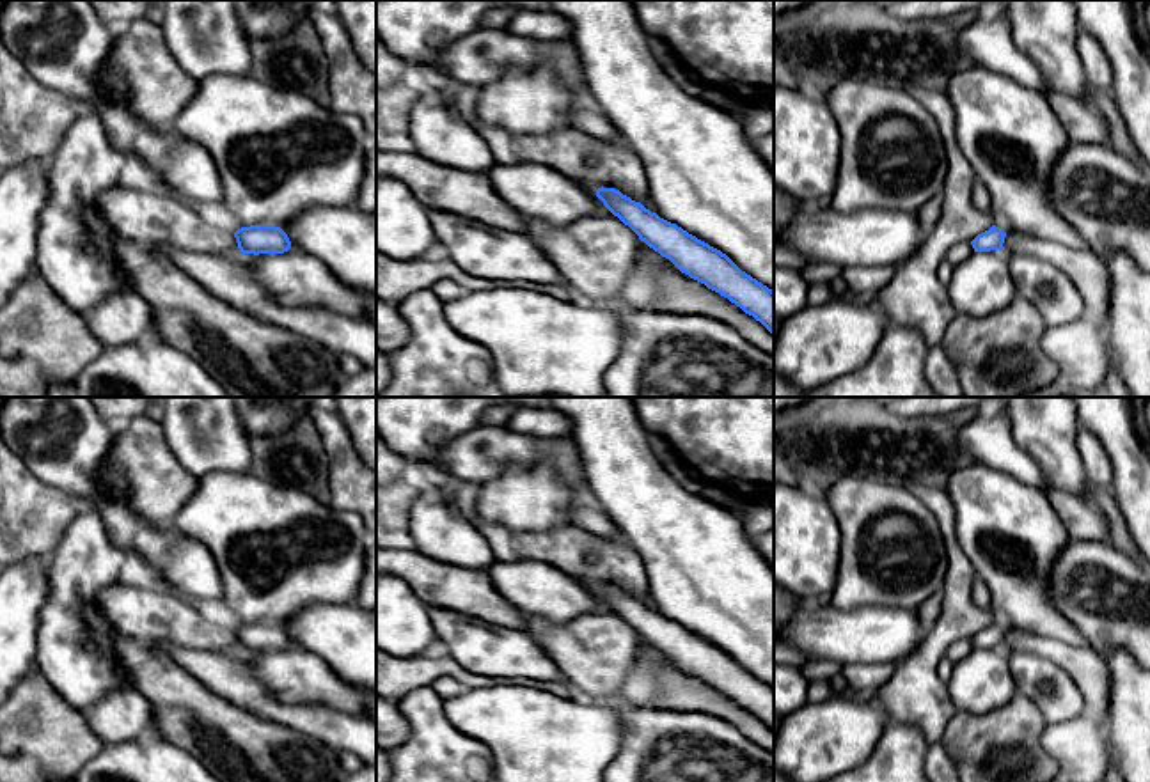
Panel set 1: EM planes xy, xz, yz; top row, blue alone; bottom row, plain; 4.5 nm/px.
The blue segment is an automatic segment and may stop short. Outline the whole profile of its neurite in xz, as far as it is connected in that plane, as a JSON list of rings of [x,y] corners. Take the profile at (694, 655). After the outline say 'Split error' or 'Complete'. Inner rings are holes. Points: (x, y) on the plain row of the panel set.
[[[598,585],[603,603],[641,638],[669,656],[681,670],[728,695],[774,732],[774,688],[742,669],[726,651],[660,615],[616,585]]]. Complete

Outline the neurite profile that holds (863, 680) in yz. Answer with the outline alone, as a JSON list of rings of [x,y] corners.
[[[852,663],[841,667],[841,676],[847,679],[848,693],[870,697],[884,686],[894,672],[894,663]]]

